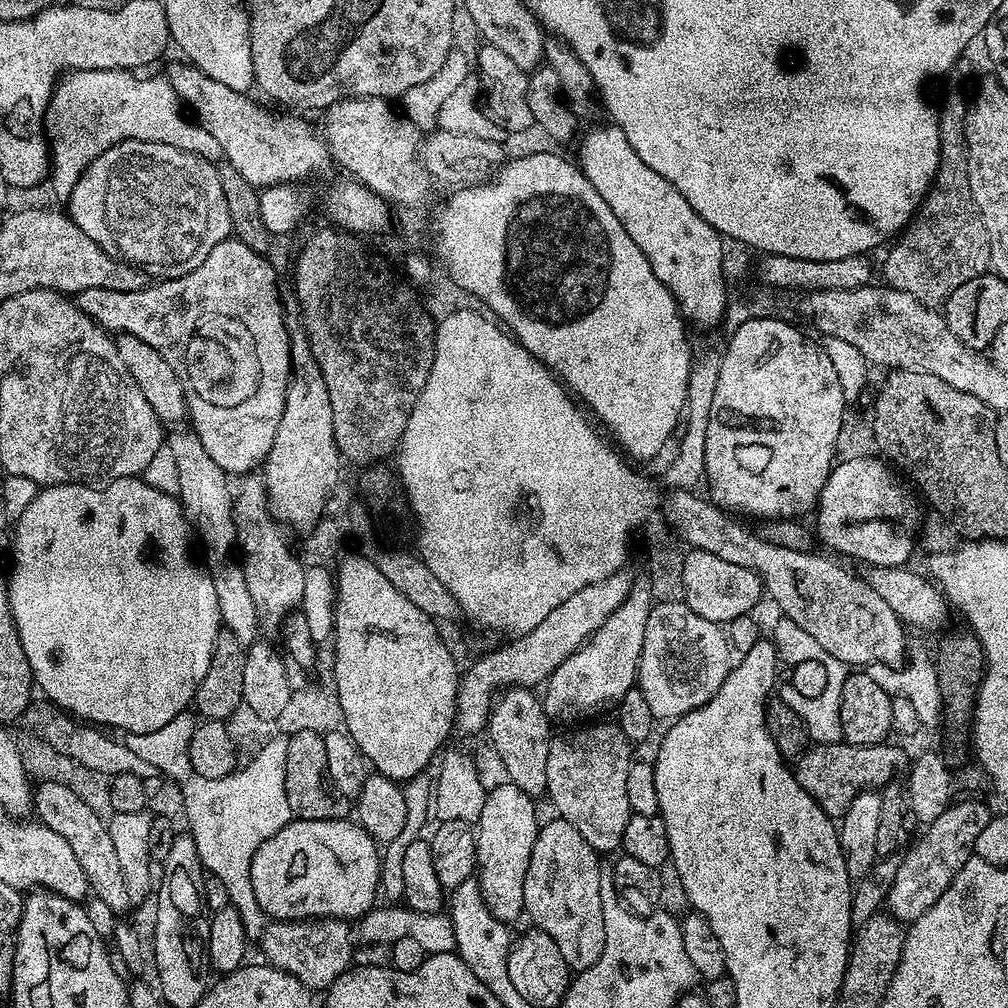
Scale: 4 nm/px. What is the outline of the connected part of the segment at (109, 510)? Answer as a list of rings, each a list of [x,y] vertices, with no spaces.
[[[127,476],[121,480],[109,480],[99,486],[92,484],[49,484],[41,487],[40,492],[22,510],[22,514],[14,521],[16,537],[12,540],[12,572],[8,576],[8,597],[10,610],[18,630],[18,638],[22,642],[22,650],[26,654],[26,662],[30,662],[32,678],[37,689],[40,688],[53,700],[57,709],[63,710],[81,721],[93,726],[103,726],[108,730],[121,728],[121,733],[150,734],[170,718],[189,711],[196,699],[196,691],[206,678],[206,670],[210,670],[210,654],[214,654],[216,635],[222,630],[220,611],[218,610],[218,594],[214,594],[214,582],[207,571],[192,561],[188,553],[188,539],[193,539],[191,524],[184,516],[184,510],[176,496],[166,494],[162,490],[154,490],[143,478]]]

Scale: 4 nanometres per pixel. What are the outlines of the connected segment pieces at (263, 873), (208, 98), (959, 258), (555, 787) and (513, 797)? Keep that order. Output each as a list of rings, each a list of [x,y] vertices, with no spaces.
[[[293,818],[274,834],[274,838],[266,838],[266,842],[258,846],[254,862],[250,862],[250,886],[254,886],[254,898],[258,898],[258,906],[262,906],[265,917],[273,921],[331,918],[356,922],[377,903],[376,890],[378,894],[381,887],[381,855],[377,841],[355,819]]]
[[[189,62],[172,64],[166,72],[170,86],[185,105],[197,112],[198,123],[222,146],[223,159],[246,182],[257,186],[279,185],[285,182],[304,182],[307,176],[316,176],[330,165],[330,153],[324,137],[300,114],[271,112],[251,100],[251,95],[232,90],[225,83],[208,77]]]
[[[960,92],[950,93],[945,98],[944,105],[939,105],[940,165],[924,196],[924,201],[920,203],[915,216],[908,221],[907,228],[899,233],[898,239],[887,249],[889,250],[888,257],[884,260],[884,276],[888,279],[885,280],[887,287],[902,290],[929,306],[943,305],[948,296],[954,294],[958,286],[962,286],[962,282],[970,282],[970,278],[985,275],[989,271],[992,259],[988,235],[983,222],[980,221],[980,211],[976,209],[976,203],[970,194],[968,149],[964,147],[964,115],[968,113],[968,106],[969,101],[966,96],[964,100]]]
[[[600,722],[560,730],[552,736],[550,754],[546,754],[546,796],[558,808],[559,819],[570,822],[595,852],[605,854],[621,847],[626,822],[633,816],[626,796],[626,776],[634,761],[634,748],[619,724],[596,723]]]
[[[510,782],[499,785],[487,793],[480,819],[474,828],[476,866],[482,898],[490,914],[505,922],[513,922],[525,915],[526,870],[530,866],[536,835],[540,833],[540,825],[535,821],[536,803],[533,797],[518,790],[518,786]]]

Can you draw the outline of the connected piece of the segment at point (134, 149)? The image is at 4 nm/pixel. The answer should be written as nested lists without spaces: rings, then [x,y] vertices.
[[[123,140],[110,146],[80,175],[66,204],[67,215],[86,238],[157,281],[190,274],[218,242],[232,236],[219,167],[162,142]]]

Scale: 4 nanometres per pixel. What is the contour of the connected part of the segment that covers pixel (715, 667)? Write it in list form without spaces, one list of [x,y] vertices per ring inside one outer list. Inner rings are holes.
[[[664,600],[653,603],[650,618],[646,618],[646,638],[642,642],[640,655],[640,671],[638,687],[642,698],[646,698],[650,706],[653,721],[671,722],[685,716],[690,710],[701,708],[722,686],[730,671],[730,645],[727,631],[721,625],[710,622],[710,618],[702,618],[702,614],[694,614],[690,606],[676,600]]]

